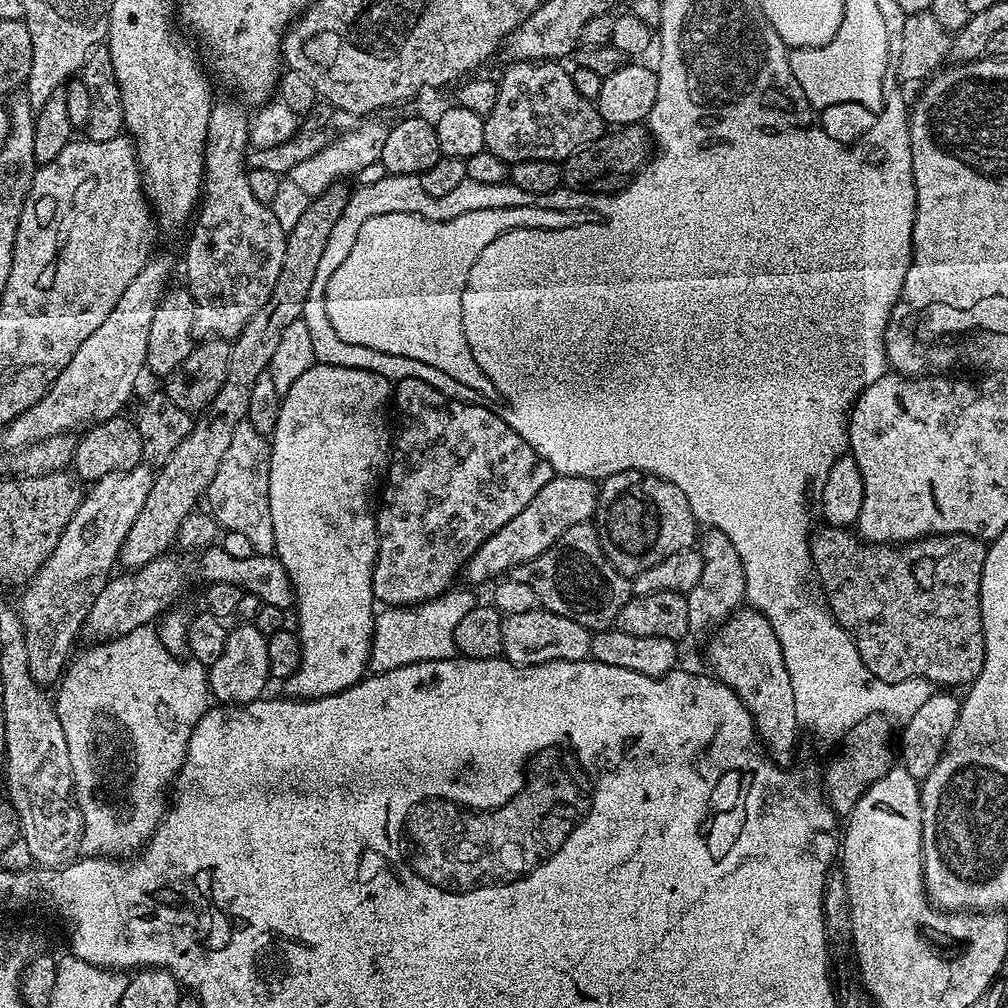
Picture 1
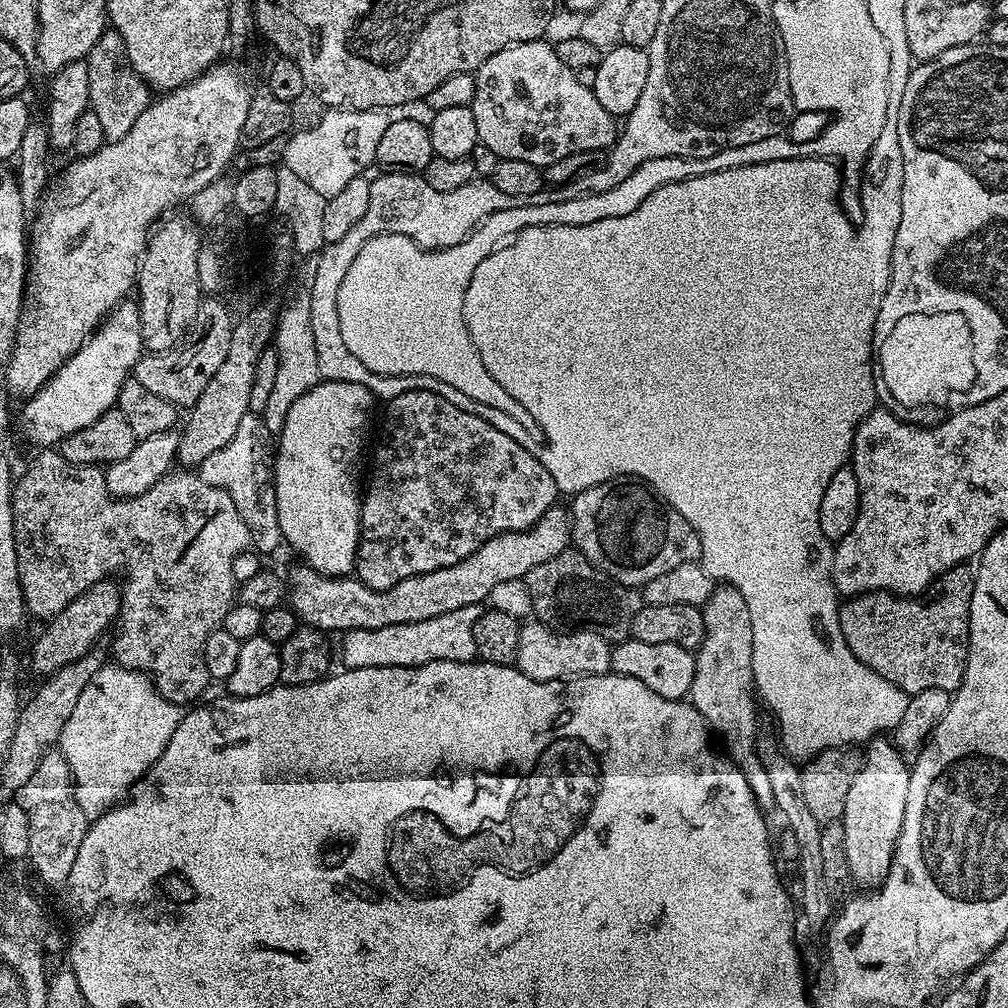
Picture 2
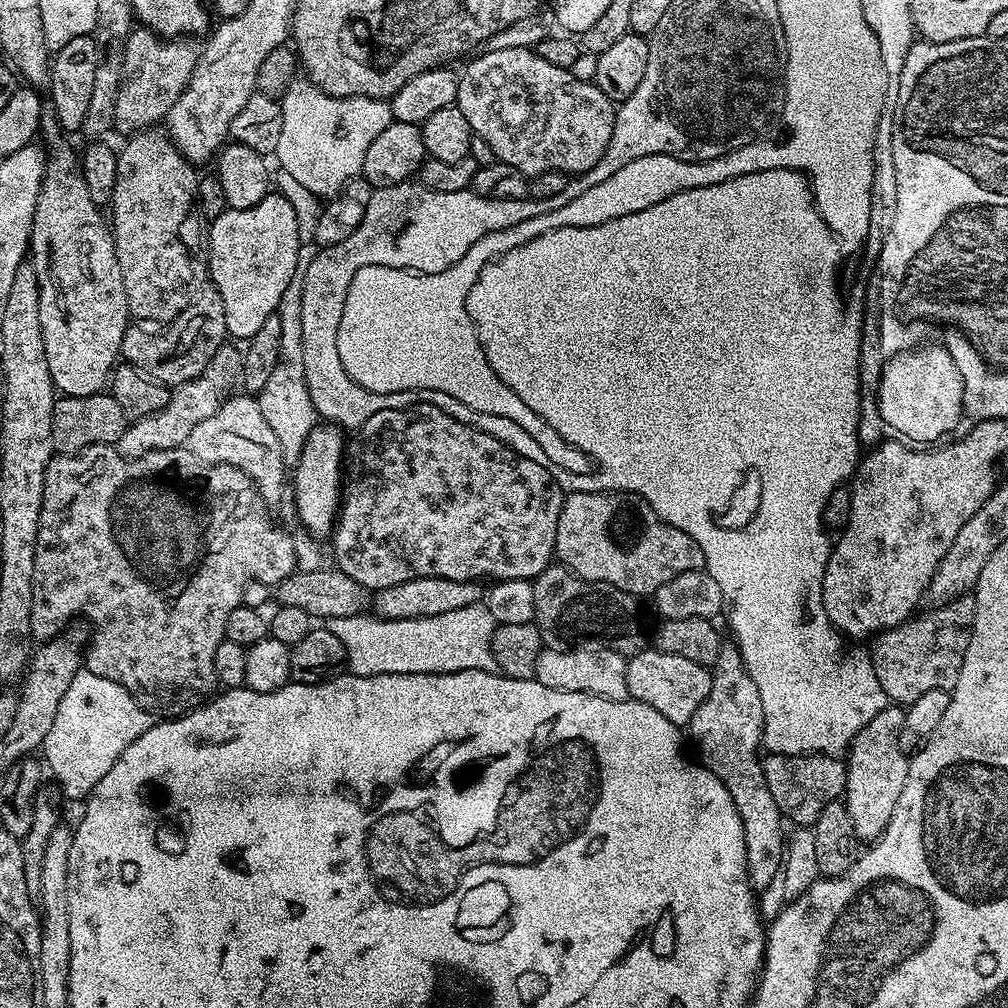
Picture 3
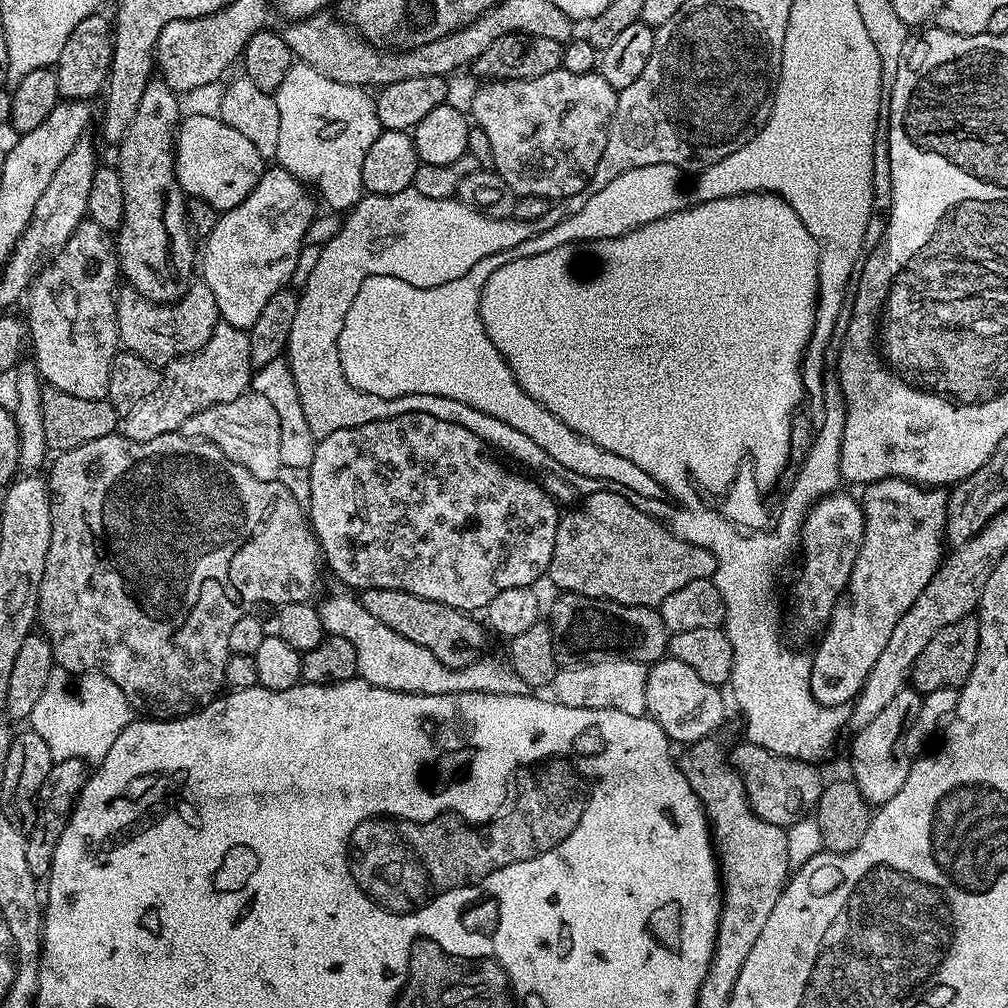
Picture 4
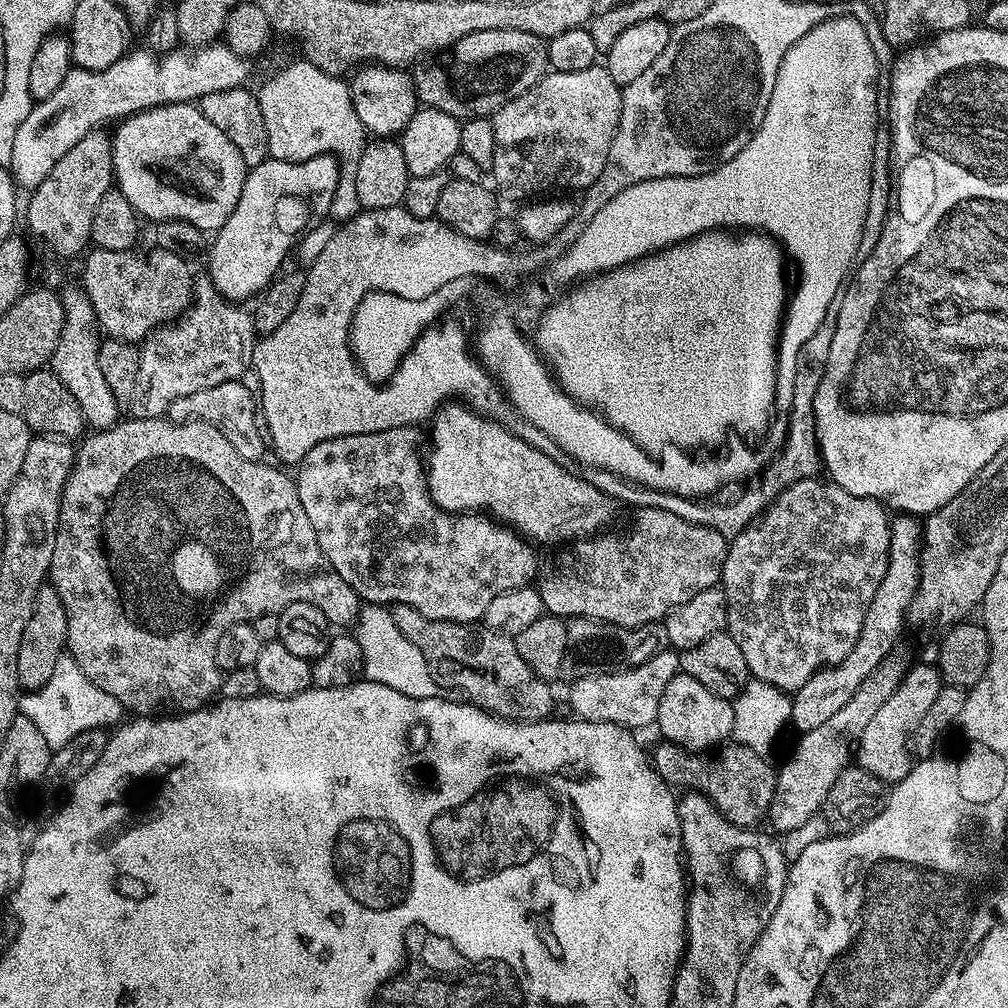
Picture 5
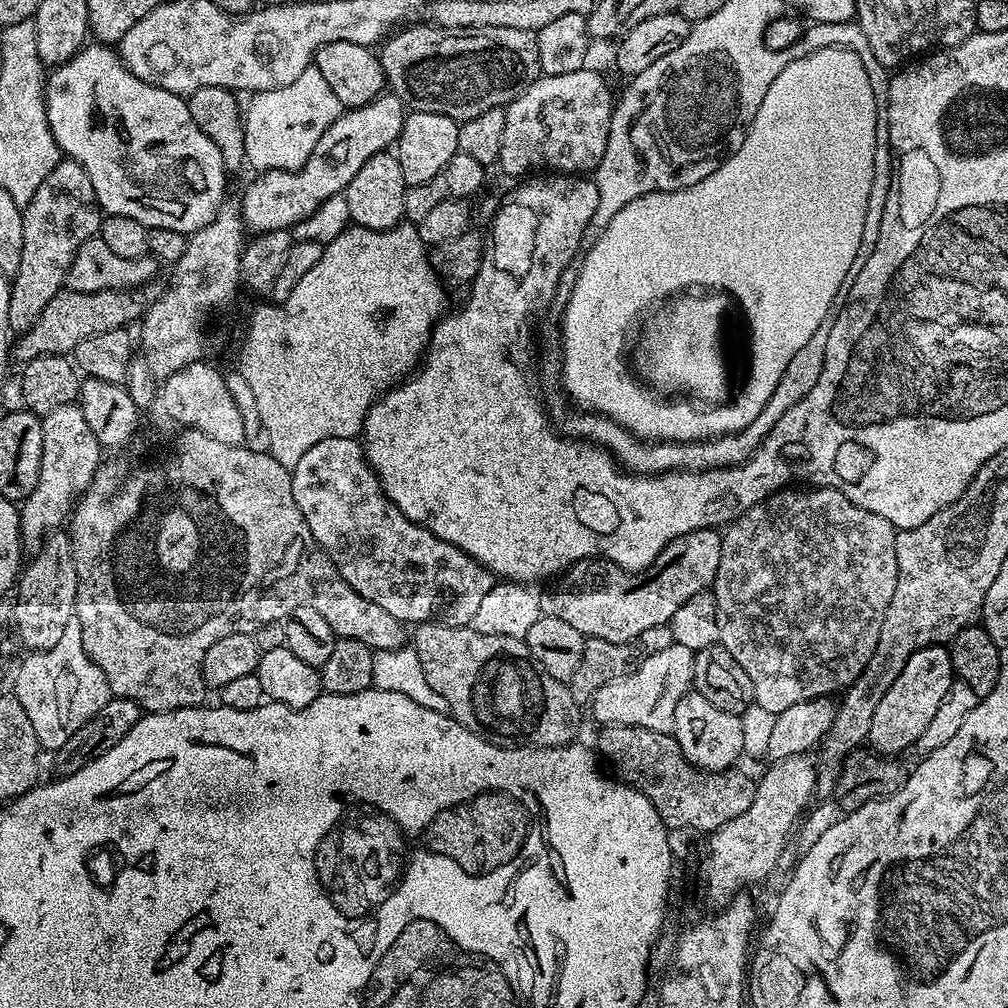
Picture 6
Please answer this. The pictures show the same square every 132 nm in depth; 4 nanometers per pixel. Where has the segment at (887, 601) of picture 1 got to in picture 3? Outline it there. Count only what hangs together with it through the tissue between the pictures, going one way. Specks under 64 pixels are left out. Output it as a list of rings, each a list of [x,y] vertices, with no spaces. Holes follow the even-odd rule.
[[[975,595],[956,596],[931,610],[925,616],[905,620],[896,628],[887,628],[871,641],[874,674],[878,674],[878,682],[882,682],[882,690],[886,690],[893,705],[910,705],[930,690],[951,690],[958,682],[974,626]]]

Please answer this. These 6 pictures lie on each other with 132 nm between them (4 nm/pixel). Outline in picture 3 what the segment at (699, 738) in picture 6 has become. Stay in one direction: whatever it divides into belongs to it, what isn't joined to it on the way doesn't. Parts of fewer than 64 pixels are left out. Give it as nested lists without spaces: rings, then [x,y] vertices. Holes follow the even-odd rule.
[[[654,646],[645,647],[643,652],[627,657],[626,686],[629,697],[638,702],[646,702],[646,706],[654,706],[658,714],[670,718],[677,726],[687,725],[688,719],[702,706],[702,702],[710,694],[710,682],[712,673],[709,669],[698,666],[698,662],[690,662],[690,658],[678,658],[678,654],[666,654],[659,652]]]

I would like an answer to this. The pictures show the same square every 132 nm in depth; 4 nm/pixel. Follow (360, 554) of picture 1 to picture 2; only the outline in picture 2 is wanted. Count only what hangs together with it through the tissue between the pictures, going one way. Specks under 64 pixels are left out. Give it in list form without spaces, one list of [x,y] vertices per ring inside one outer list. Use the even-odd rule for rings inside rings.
[[[321,380],[294,406],[290,406],[290,414],[286,414],[286,422],[278,434],[278,443],[274,448],[274,479],[276,481],[276,501],[278,502],[278,522],[282,526],[284,544],[292,547],[297,552],[303,563],[309,564],[315,572],[321,572],[324,576],[348,576],[356,566],[356,551],[360,545],[360,501],[361,489],[356,489],[356,480],[352,475],[356,472],[356,463],[360,460],[360,447],[364,444],[364,435],[368,432],[368,412],[378,407],[378,401],[366,386],[358,386],[356,382],[334,382],[333,380]]]

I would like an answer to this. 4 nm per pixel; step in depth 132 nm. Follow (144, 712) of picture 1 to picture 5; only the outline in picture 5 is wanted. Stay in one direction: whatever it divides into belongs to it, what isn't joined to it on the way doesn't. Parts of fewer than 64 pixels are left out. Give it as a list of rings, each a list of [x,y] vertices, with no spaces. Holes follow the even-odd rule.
[[[67,654],[61,656],[58,666],[54,666],[54,674],[50,674],[50,678],[47,679],[44,686],[25,691],[19,697],[18,712],[19,715],[30,718],[30,722],[34,722],[34,726],[38,726],[38,731],[42,733],[42,738],[46,738],[48,747],[53,750],[66,746],[66,742],[70,742],[70,738],[74,738],[86,730],[94,730],[95,728],[107,729],[109,727],[108,724],[116,726],[122,720],[122,717],[120,717],[122,709],[118,698],[114,698],[114,694],[106,694],[106,690],[102,690],[90,677],[82,674],[80,667]]]

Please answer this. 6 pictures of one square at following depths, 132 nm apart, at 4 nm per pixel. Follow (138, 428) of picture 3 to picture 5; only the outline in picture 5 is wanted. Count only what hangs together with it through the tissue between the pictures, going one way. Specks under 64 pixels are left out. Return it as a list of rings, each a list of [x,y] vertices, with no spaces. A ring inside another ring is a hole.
[[[210,279],[202,280],[201,284],[199,281],[195,285],[195,299],[188,311],[175,322],[153,330],[139,345],[138,382],[134,382],[134,394],[130,401],[131,415],[137,420],[155,420],[163,417],[168,407],[178,402],[178,398],[186,398],[186,394],[198,394],[198,390],[206,390],[222,382],[240,380],[252,367],[252,351],[258,339],[253,313],[244,309],[247,307],[220,295]]]

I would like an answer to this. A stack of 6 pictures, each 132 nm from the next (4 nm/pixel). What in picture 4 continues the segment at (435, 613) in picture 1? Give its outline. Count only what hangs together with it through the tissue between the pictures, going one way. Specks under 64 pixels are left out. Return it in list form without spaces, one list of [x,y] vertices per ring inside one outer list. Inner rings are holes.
[[[340,590],[333,596],[328,596],[324,601],[319,601],[318,607],[322,626],[325,633],[329,636],[346,638],[350,646],[354,646],[354,654],[358,654],[358,676],[359,679],[370,682],[382,690],[394,690],[395,692],[405,692],[406,694],[434,694],[435,696],[453,696],[463,692],[489,692],[490,694],[518,694],[519,696],[529,695],[529,688],[518,674],[514,674],[511,667],[503,659],[487,660],[481,658],[474,661],[473,664],[467,664],[464,668],[447,668],[426,646],[418,646],[418,642],[410,642],[410,638],[402,638],[390,626],[378,622],[378,618],[373,618],[368,611],[362,610],[359,599],[351,591]]]

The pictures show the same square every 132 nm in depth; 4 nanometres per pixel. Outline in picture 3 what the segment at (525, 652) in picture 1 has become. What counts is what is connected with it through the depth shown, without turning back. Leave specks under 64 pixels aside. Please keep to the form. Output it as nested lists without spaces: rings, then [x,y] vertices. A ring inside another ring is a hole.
[[[569,646],[562,650],[541,647],[536,663],[536,675],[534,677],[542,686],[550,686],[550,690],[570,690],[571,692],[589,692],[602,698],[611,700],[629,699],[628,687],[626,686],[627,659],[609,648],[599,646]]]

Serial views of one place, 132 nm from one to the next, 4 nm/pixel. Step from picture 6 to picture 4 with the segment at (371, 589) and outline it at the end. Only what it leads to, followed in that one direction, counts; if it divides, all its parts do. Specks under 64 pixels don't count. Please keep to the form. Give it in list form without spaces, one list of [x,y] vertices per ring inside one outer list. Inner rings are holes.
[[[407,412],[401,416],[395,416],[389,420],[379,420],[378,422],[366,422],[362,426],[354,426],[346,430],[334,430],[334,434],[326,434],[319,437],[316,441],[316,449],[314,450],[314,462],[306,470],[308,476],[308,504],[306,500],[306,515],[310,521],[312,533],[316,535],[316,540],[320,544],[322,560],[325,565],[332,567],[332,572],[341,580],[341,585],[347,586],[352,590],[363,590],[365,588],[385,588],[386,590],[406,590],[410,594],[418,594],[418,598],[426,598],[433,600],[439,604],[445,604],[451,608],[457,608],[460,612],[476,614],[476,611],[487,609],[490,598],[495,598],[498,594],[502,594],[502,590],[514,590],[514,586],[522,586],[523,588],[531,588],[537,582],[539,576],[543,577],[547,573],[550,566],[550,558],[554,554],[554,534],[558,530],[558,522],[560,521],[562,512],[557,503],[548,495],[543,487],[540,488],[532,480],[527,480],[524,476],[515,476],[508,468],[503,468],[495,455],[488,456],[489,449],[484,441],[478,438],[478,434],[474,434],[470,430],[466,430],[466,426],[458,426],[454,422],[442,422],[442,418],[434,418],[434,414],[422,414],[421,412]]]

